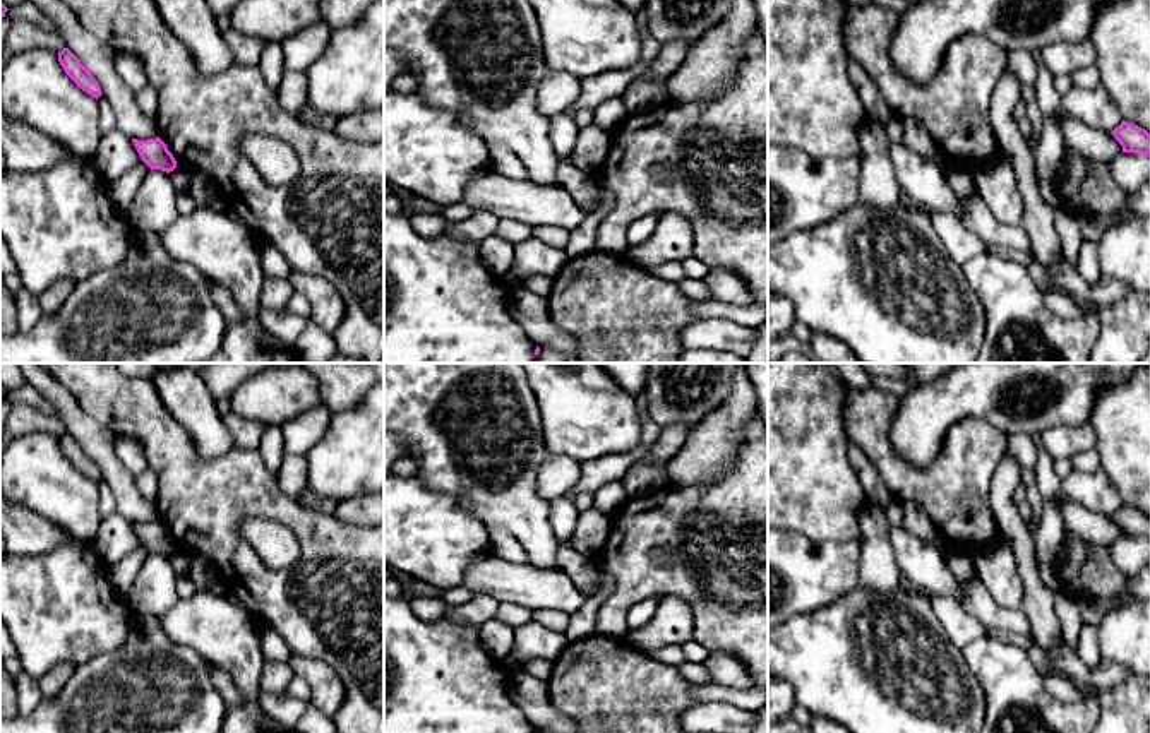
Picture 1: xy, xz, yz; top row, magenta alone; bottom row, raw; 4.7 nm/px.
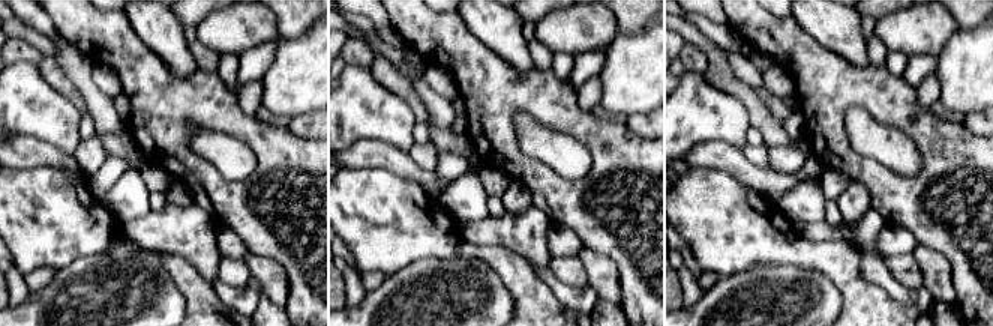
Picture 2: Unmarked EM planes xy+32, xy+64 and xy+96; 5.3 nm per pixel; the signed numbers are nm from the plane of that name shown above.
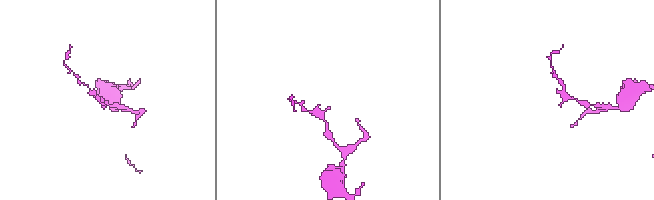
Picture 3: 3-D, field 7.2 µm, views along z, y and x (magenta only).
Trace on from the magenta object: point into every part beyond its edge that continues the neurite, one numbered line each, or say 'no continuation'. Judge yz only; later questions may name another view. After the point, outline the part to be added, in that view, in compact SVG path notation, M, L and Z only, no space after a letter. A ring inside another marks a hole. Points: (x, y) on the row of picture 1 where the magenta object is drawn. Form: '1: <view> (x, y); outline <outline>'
no continuation

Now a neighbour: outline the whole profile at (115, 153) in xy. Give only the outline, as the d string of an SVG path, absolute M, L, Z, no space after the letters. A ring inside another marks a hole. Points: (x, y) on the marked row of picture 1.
M118 128L105 134L93 156L93 164L105 183L118 180L130 168L144 163L132 142Z

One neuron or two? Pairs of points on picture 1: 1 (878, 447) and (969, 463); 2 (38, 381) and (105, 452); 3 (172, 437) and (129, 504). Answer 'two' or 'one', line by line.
1: one
2: one
3: two

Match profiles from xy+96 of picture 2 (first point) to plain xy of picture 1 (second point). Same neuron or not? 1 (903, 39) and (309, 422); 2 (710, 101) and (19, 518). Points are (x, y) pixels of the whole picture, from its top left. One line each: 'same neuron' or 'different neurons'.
1: different neurons
2: different neurons

